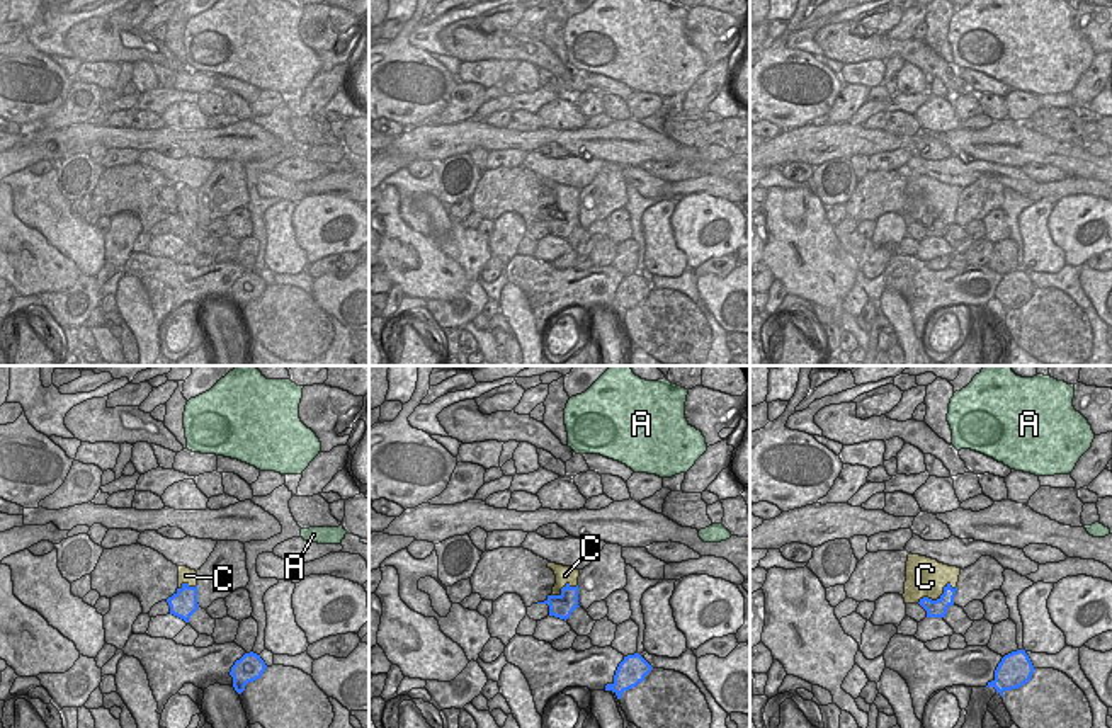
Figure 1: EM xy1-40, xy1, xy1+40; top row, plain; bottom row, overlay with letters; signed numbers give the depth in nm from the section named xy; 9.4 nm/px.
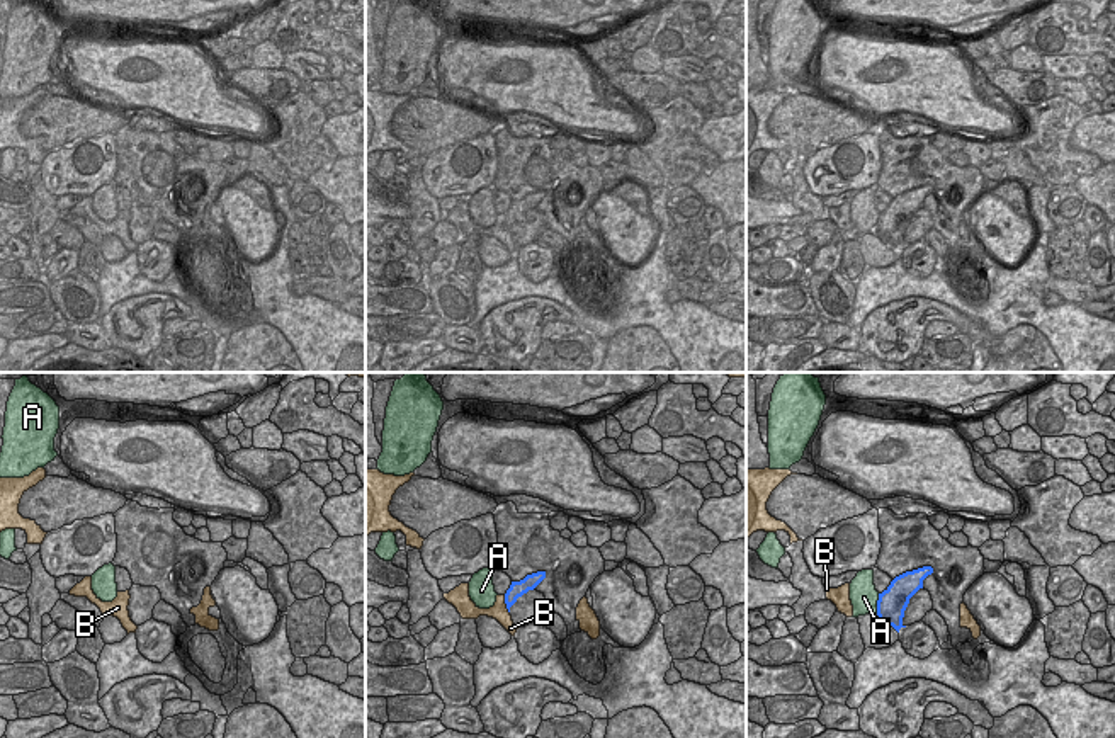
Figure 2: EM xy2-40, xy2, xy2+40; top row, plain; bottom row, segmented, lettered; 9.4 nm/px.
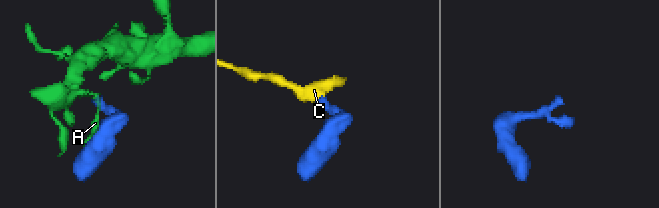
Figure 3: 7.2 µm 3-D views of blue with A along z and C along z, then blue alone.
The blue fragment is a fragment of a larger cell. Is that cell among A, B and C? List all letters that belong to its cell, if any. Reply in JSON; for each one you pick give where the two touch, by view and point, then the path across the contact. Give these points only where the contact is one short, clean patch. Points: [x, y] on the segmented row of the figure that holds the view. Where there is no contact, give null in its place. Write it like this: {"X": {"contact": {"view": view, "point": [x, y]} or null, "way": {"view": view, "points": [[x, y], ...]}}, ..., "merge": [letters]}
{"C": {"contact": {"view": "xy1+40", "point": [937, 599]}}, "merge": ["C"]}

